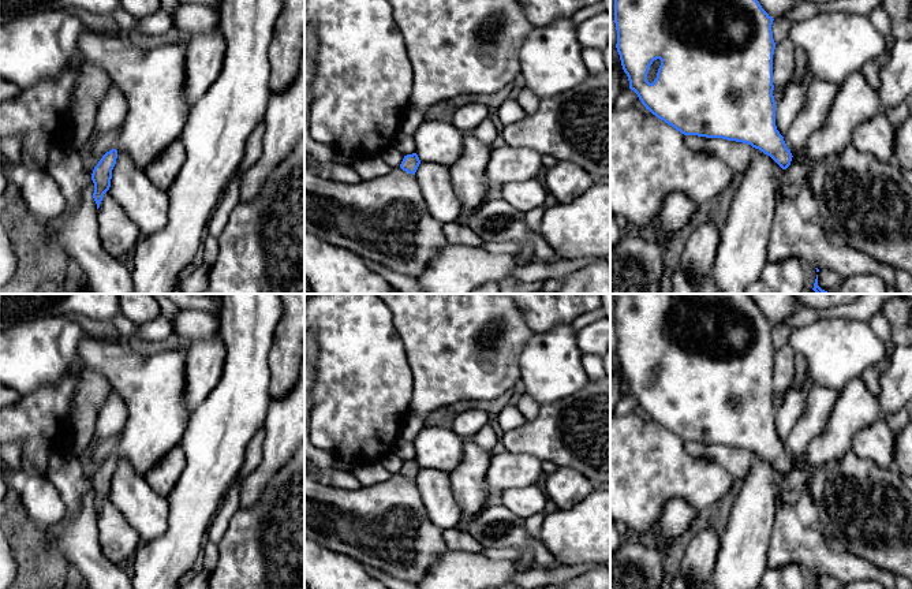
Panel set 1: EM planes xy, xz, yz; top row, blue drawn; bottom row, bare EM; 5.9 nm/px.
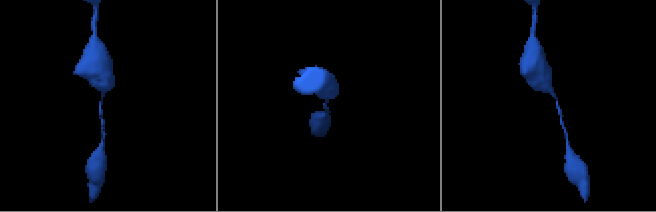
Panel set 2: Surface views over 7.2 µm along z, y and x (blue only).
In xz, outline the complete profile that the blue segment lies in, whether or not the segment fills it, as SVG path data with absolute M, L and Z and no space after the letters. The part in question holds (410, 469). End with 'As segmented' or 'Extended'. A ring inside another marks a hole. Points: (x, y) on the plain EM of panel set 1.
M416 459L404 462L400 474L408 480L415 481L418 473L421 470L421 466Z. As segmented

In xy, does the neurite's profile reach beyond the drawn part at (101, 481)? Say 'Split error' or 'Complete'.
Complete

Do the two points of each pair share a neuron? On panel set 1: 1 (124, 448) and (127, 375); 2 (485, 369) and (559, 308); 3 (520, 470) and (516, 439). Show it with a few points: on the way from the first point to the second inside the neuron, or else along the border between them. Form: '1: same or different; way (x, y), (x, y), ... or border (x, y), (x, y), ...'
1: same; way (137, 431), (137, 392)
2: different; border (520, 308), (524, 321), (534, 331)
3: different; border (505, 450), (533, 454), (542, 461)

